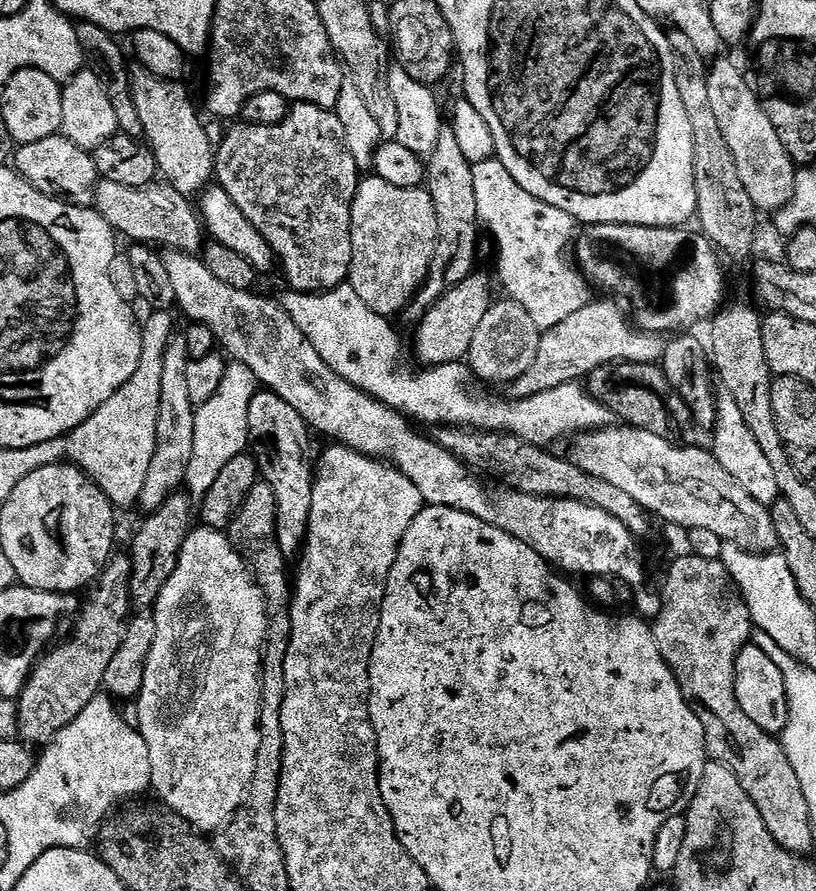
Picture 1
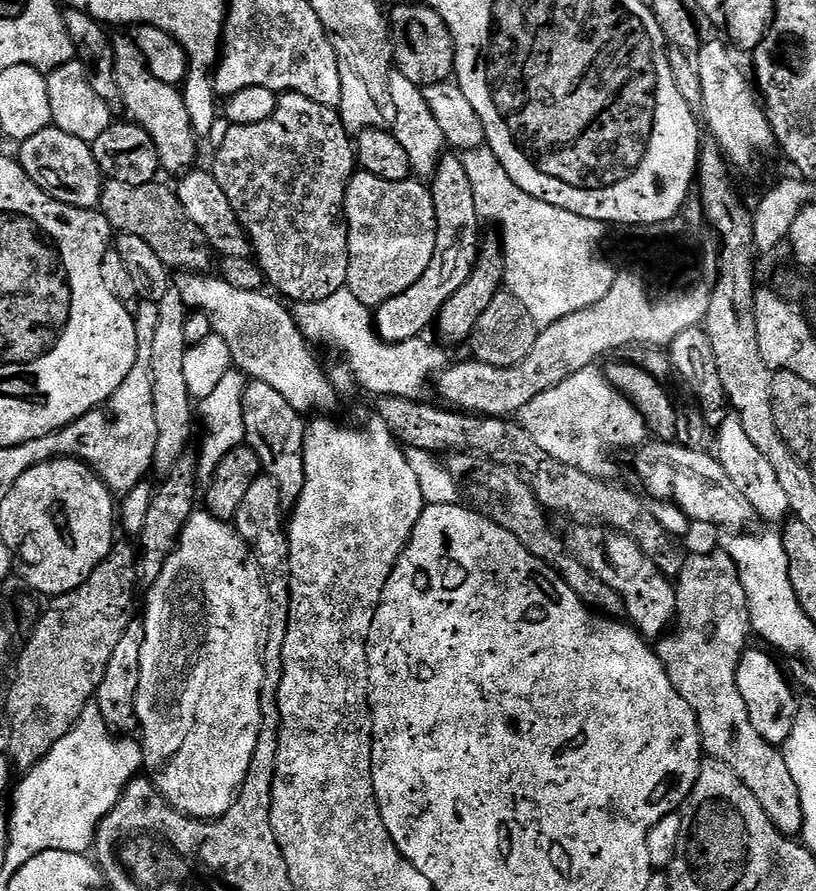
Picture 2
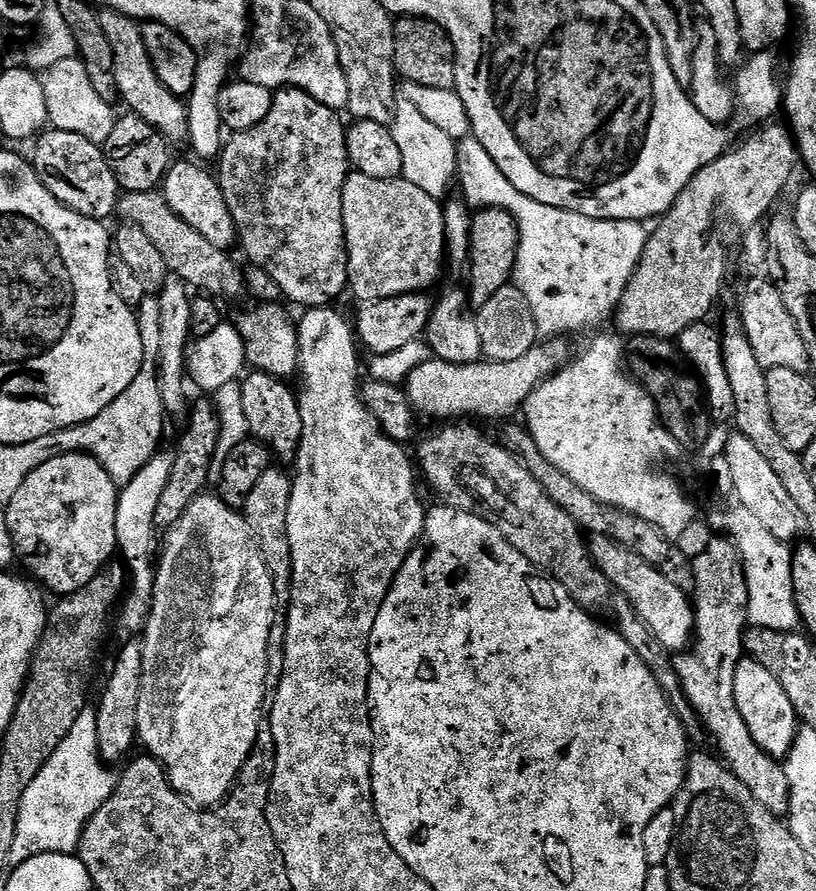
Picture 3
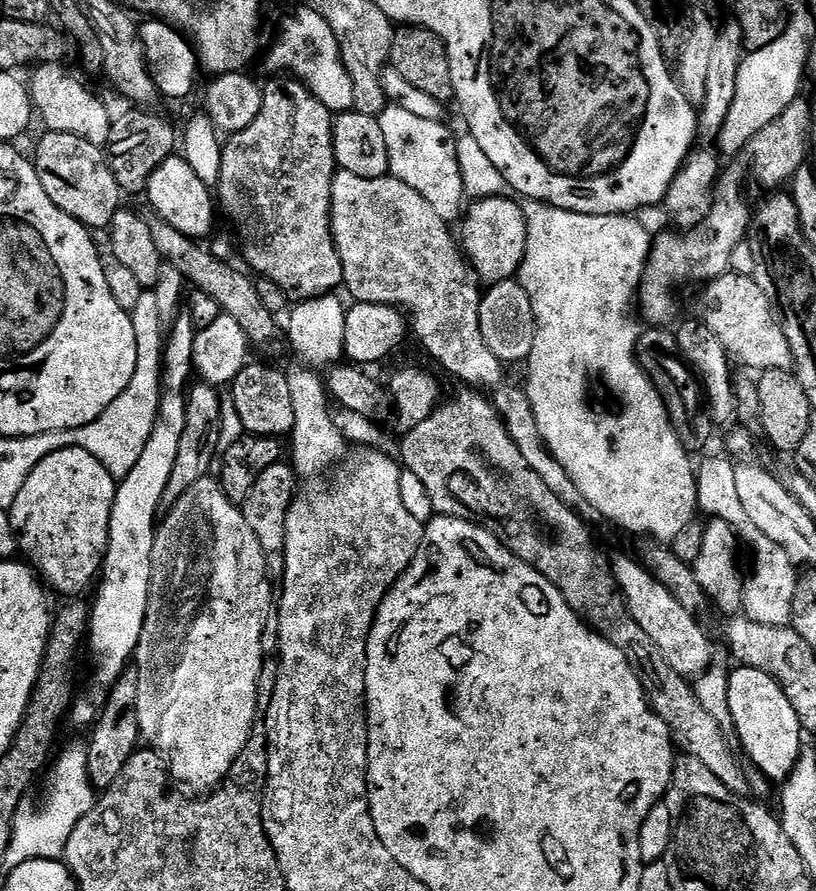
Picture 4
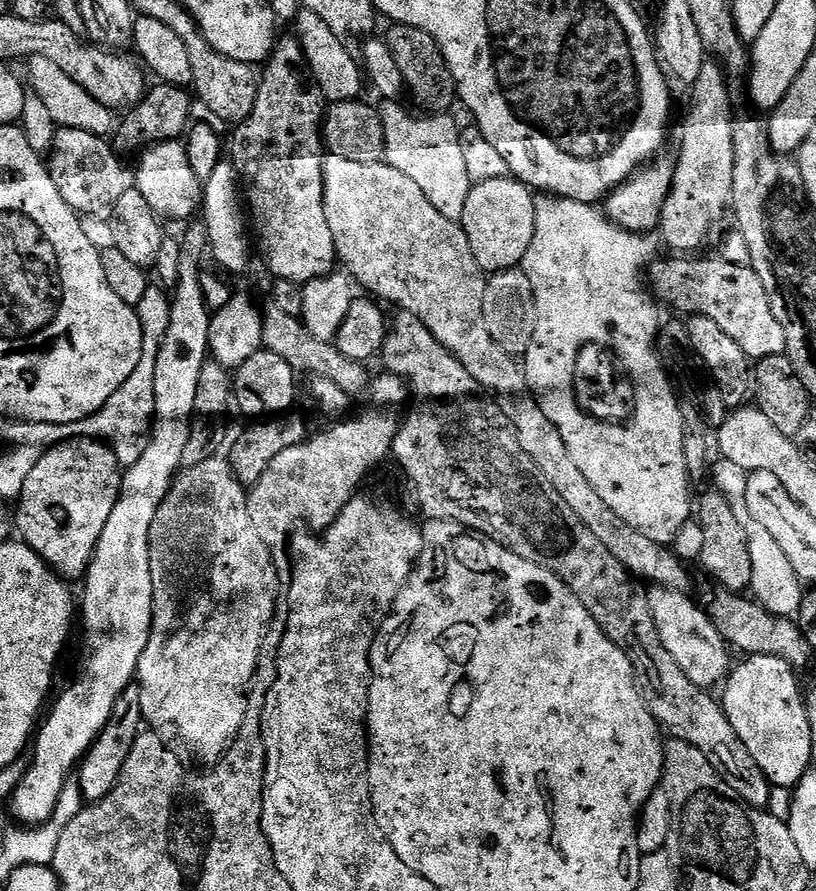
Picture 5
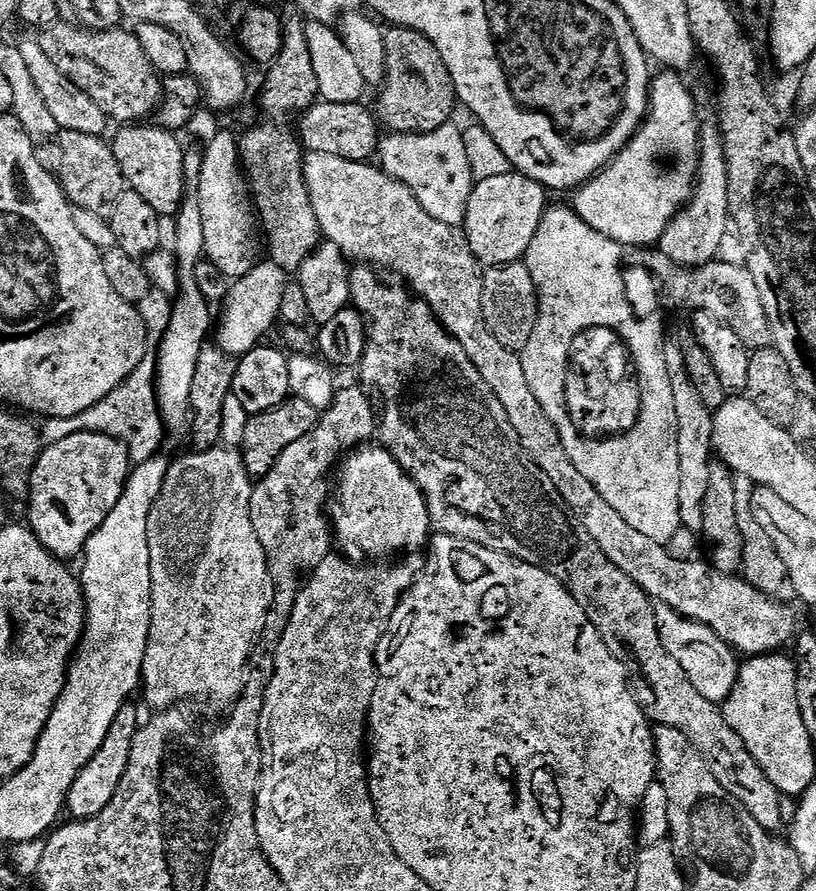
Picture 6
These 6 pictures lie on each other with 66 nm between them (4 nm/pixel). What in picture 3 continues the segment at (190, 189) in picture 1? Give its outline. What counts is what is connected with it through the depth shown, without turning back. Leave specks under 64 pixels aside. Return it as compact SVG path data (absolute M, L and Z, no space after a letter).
M104 10L99 17L102 30L110 42L110 50L114 50L114 78L119 99L128 103L129 113L141 116L150 122L150 126L157 128L169 145L183 145L188 139L188 105L181 97L166 90L166 86L162 86L148 57L141 25L121 12Z

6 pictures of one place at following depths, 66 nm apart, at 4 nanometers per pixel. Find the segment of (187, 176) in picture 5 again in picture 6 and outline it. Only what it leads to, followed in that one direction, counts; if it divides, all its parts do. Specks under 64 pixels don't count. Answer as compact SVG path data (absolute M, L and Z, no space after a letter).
M124 126L111 141L114 158L118 158L118 166L122 170L127 187L133 192L142 194L142 199L150 202L160 216L175 216L184 201L184 153L185 145L180 145L175 135L159 126Z

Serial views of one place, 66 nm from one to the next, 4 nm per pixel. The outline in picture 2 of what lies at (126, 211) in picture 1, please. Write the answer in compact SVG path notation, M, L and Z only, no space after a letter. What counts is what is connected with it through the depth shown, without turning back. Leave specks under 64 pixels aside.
M108 180L100 207L104 217L117 233L134 234L134 238L146 241L169 270L180 274L207 273L211 269L208 267L212 264L214 253L206 234L202 234L202 230L190 222L179 195L160 183L126 186L126 182Z

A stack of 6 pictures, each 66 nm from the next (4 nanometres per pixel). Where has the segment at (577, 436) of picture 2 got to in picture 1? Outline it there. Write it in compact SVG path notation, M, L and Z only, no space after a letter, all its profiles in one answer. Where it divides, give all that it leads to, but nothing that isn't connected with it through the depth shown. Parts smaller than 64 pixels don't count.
M579 383L563 384L554 390L534 394L530 398L513 400L506 398L506 434L522 438L531 444L551 445L551 440L560 440L563 436L575 437L581 432L591 432L598 428L607 428L613 423L612 411L602 402L598 402Z

